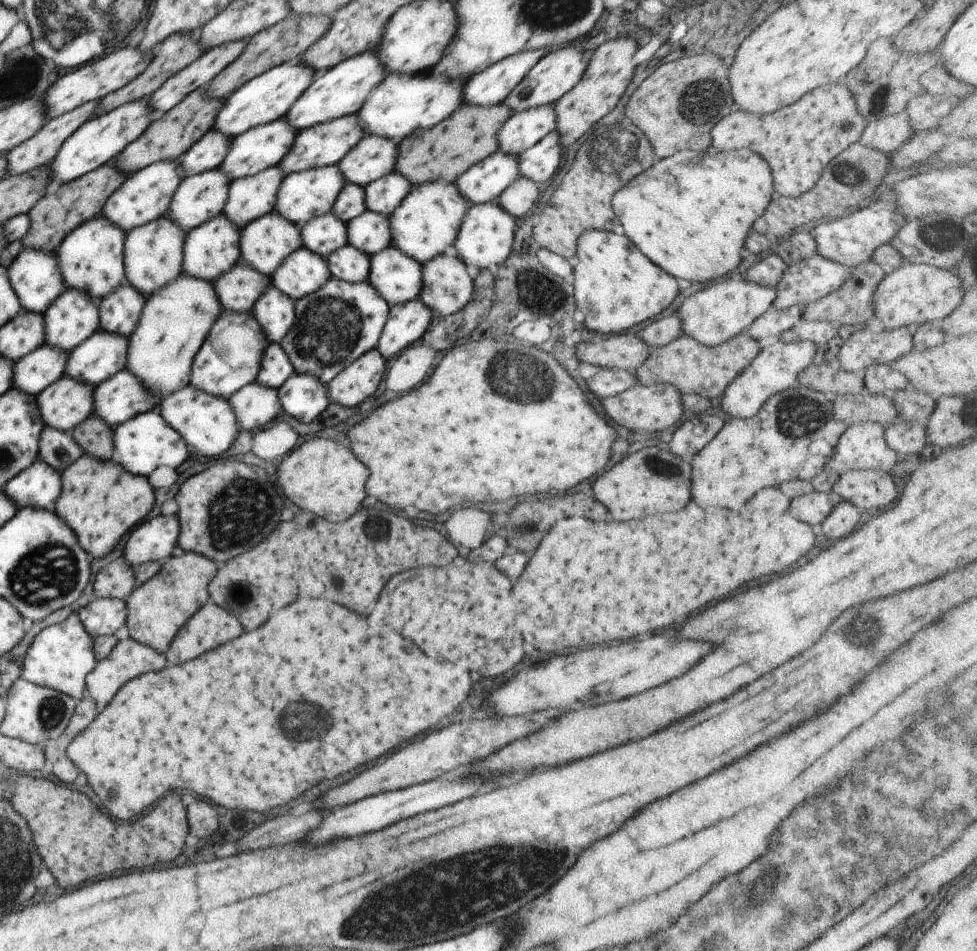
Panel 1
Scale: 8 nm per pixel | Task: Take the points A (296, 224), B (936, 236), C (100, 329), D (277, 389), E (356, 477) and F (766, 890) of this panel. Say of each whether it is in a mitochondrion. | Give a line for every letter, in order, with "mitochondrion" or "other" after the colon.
A: other
B: mitochondrion
C: other
D: other
E: other
F: mitochondrion

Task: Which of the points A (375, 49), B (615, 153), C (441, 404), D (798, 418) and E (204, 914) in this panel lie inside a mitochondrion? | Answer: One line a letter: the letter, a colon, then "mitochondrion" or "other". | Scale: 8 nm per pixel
A: other
B: mitochondrion
C: other
D: mitochondrion
E: other

